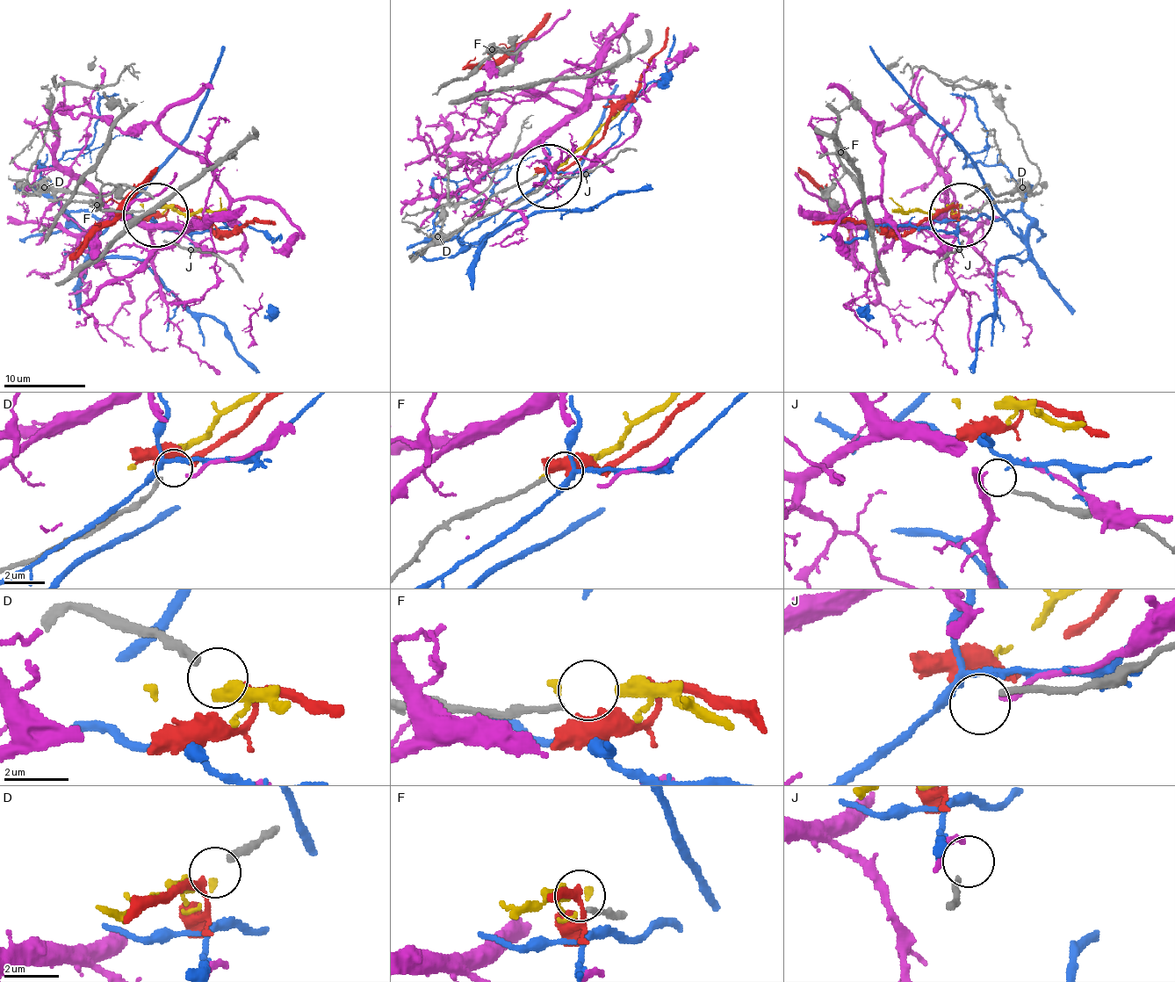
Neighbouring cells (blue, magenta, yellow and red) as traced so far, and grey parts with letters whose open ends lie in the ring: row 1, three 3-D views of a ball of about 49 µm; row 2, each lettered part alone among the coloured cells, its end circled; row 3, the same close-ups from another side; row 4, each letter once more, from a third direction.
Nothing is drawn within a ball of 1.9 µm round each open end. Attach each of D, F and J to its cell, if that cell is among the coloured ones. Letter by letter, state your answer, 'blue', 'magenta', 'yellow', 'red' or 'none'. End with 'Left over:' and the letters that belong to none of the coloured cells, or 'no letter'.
D: red
F: none
J: none
Left over: F, J

